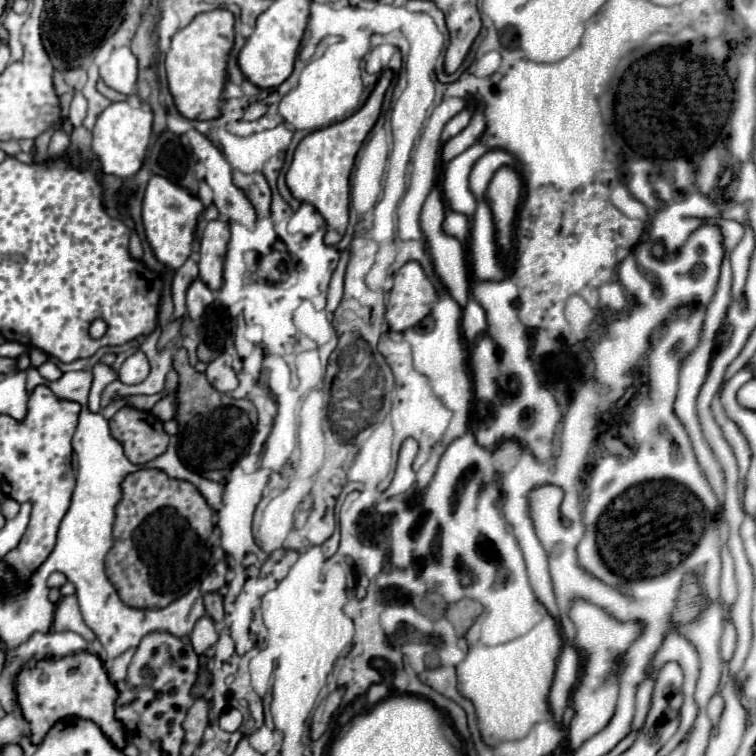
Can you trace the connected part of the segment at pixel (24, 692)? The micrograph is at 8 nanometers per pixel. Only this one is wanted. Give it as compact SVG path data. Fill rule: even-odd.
M79 652L61 660L39 660L37 666L23 668L17 676L17 698L23 716L31 726L33 744L39 744L49 728L65 716L93 720L117 748L125 748L127 744L125 728L115 718L117 688L109 682L103 662L95 654Z

